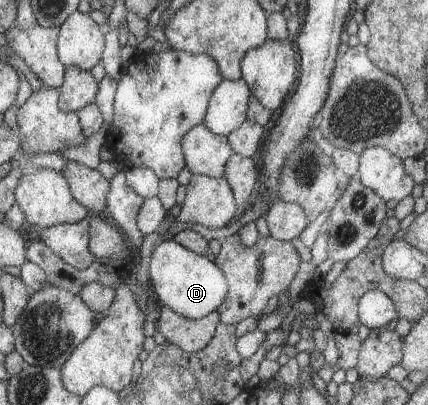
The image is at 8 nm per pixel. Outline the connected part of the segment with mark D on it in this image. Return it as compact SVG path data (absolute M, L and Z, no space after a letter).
M173 239L159 243L152 252L149 280L155 304L172 308L190 319L200 319L217 310L230 290L229 279L220 266L215 266L208 257L185 248Z

